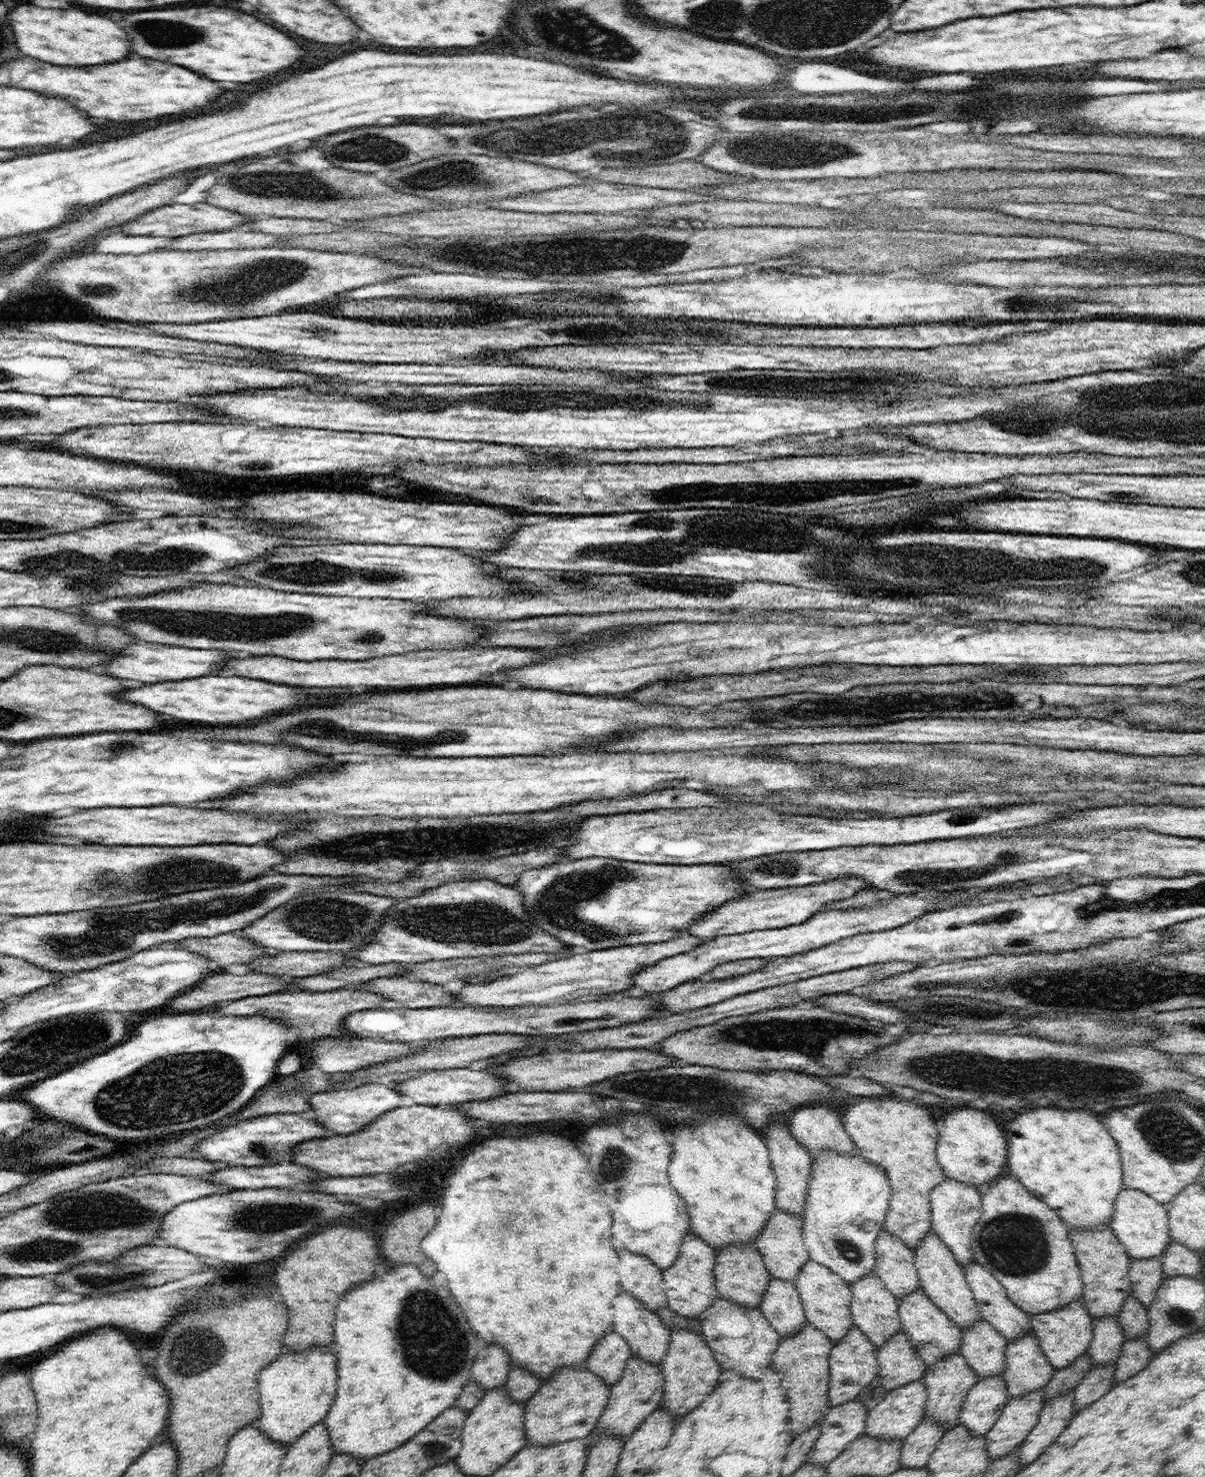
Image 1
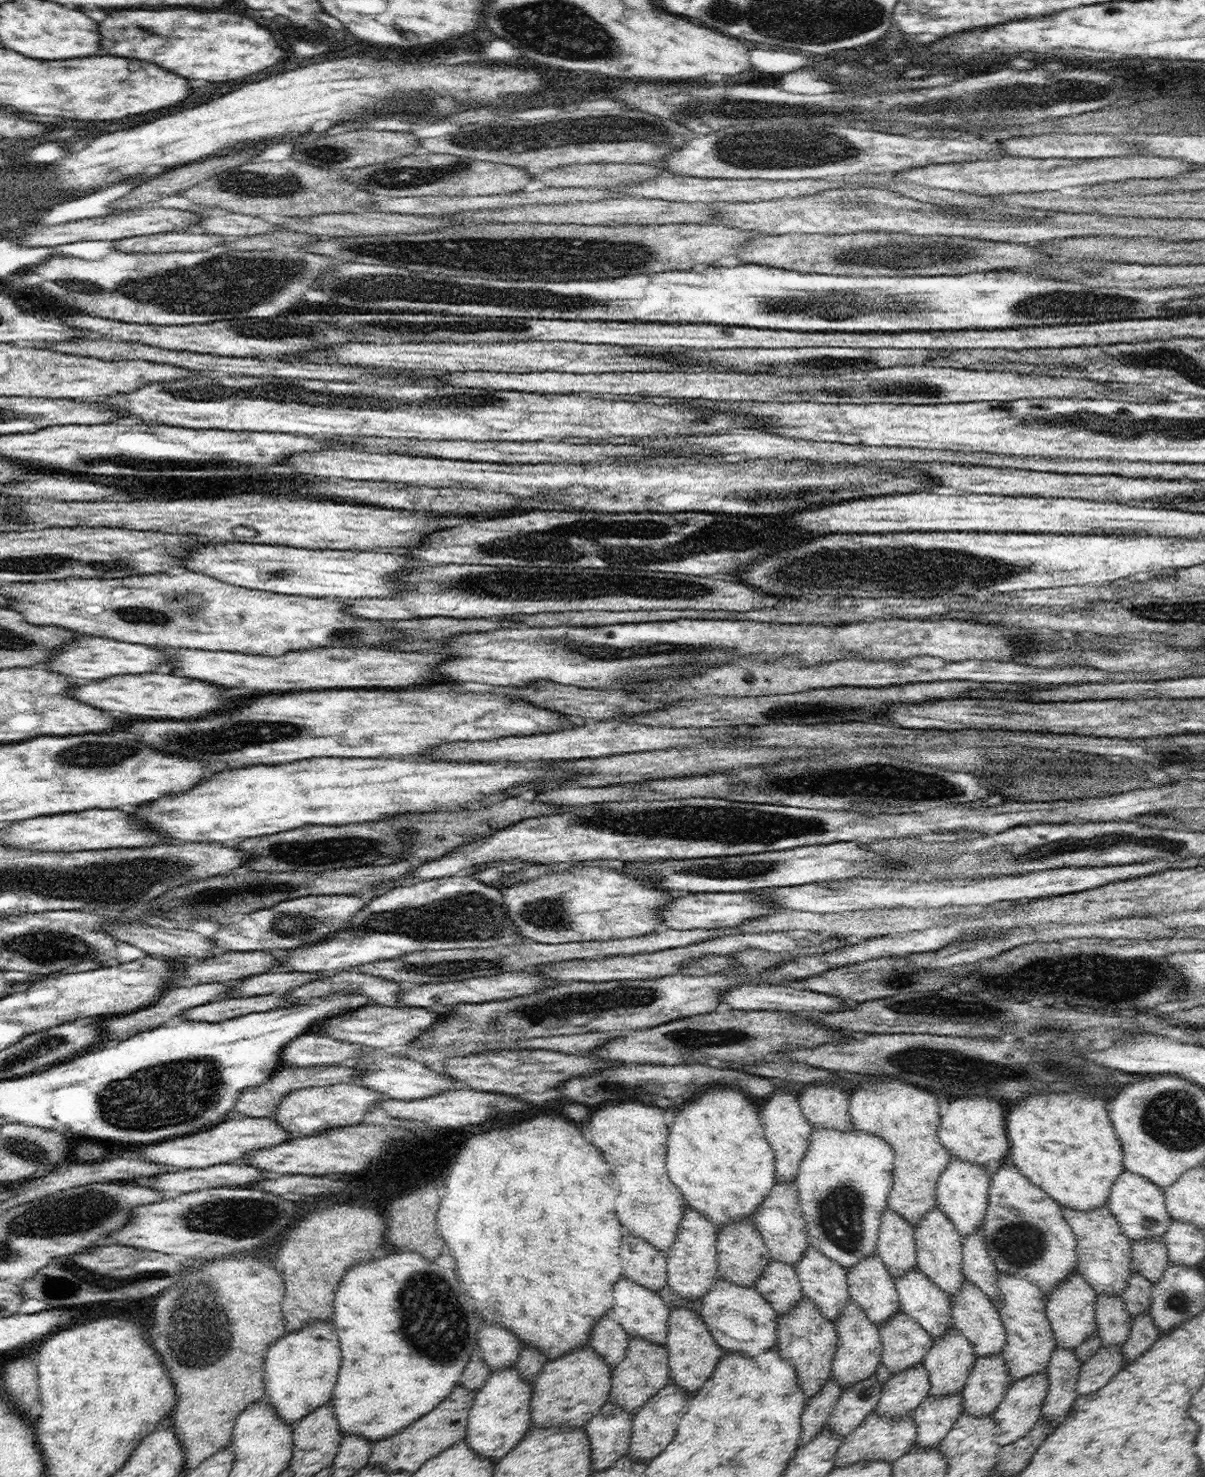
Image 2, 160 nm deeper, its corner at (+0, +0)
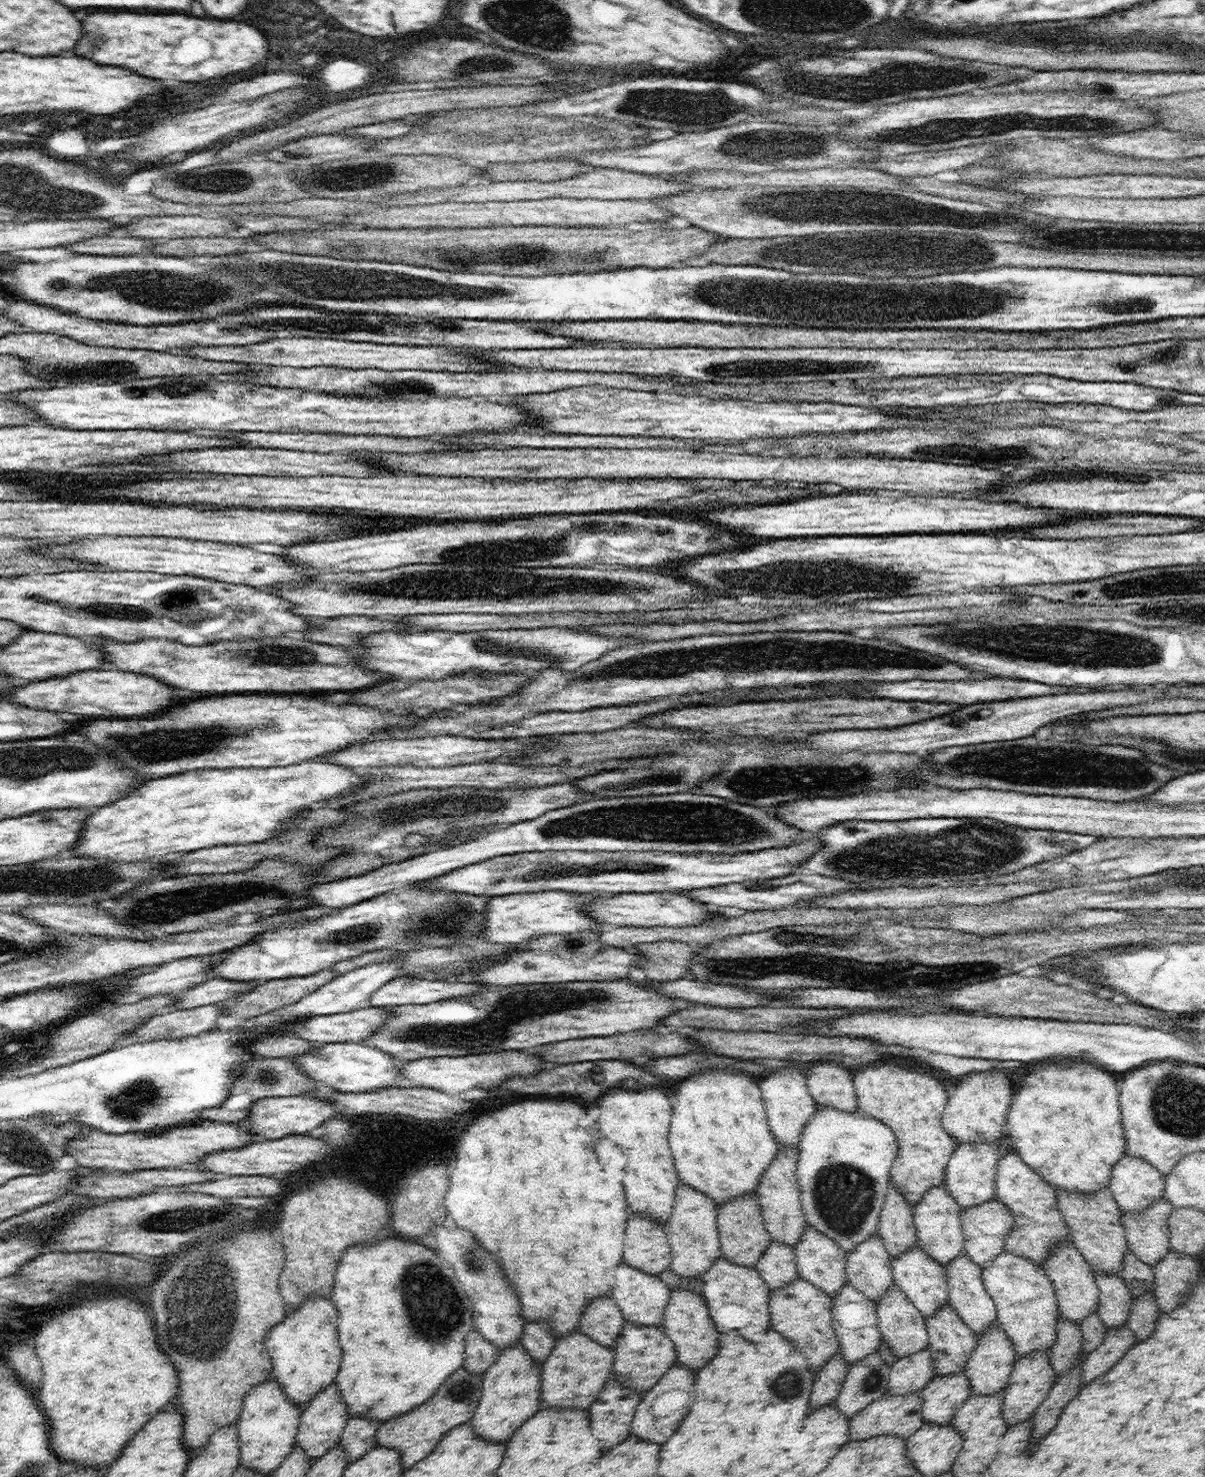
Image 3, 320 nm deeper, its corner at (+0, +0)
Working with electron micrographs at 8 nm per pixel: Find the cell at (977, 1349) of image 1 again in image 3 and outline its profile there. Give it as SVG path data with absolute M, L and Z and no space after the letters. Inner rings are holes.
M965 1252L947 1264L949 1303L977 1335L997 1322L997 1310L983 1285L981 1271Z

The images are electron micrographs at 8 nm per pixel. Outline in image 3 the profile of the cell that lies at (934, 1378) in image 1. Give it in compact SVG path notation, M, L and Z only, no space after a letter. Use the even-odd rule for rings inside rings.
M948 1302L925 1320L936 1375L951 1375L964 1369L976 1348L978 1335L968 1329Z

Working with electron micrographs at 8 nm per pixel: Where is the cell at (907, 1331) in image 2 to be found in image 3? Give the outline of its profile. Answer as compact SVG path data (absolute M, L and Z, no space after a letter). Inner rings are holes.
M892 1285L875 1307L881 1336L898 1359L928 1348L925 1318L900 1287Z

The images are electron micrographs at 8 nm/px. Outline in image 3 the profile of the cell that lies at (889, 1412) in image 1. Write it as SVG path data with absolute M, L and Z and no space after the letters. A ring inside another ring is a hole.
M930 1348L897 1359L891 1366L888 1381L890 1396L922 1392L935 1376L935 1362Z

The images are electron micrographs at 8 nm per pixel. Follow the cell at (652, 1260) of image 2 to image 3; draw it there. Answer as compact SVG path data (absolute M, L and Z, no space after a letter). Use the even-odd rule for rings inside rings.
M630 1216L624 1240L624 1262L653 1275L668 1269L671 1246L663 1225L648 1216Z

